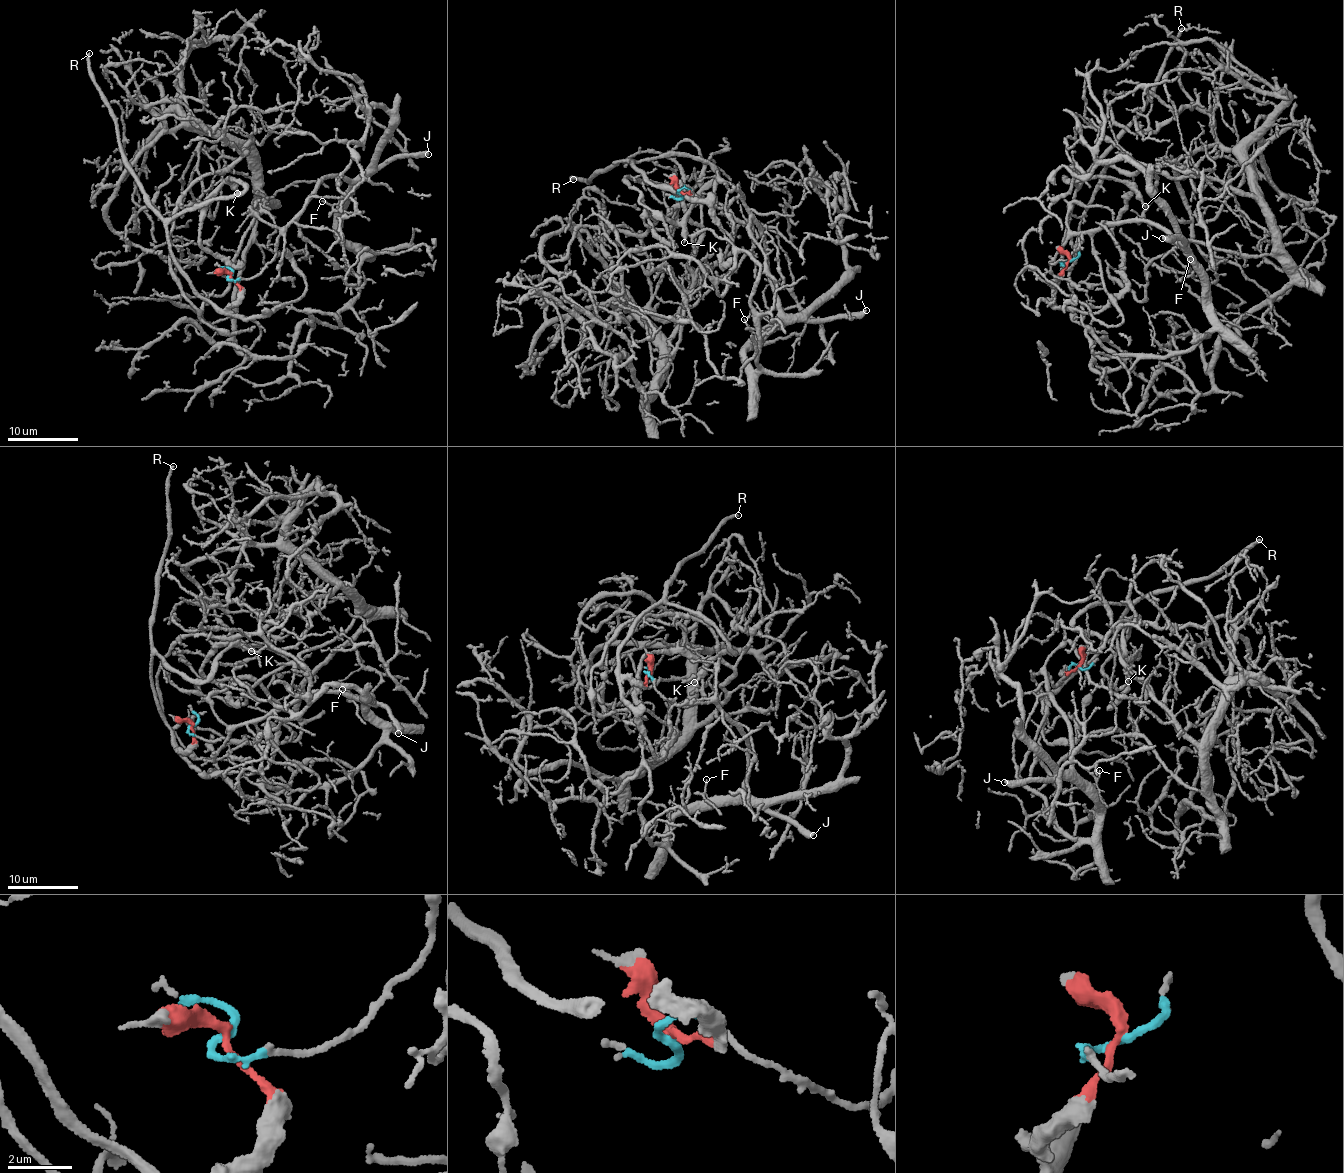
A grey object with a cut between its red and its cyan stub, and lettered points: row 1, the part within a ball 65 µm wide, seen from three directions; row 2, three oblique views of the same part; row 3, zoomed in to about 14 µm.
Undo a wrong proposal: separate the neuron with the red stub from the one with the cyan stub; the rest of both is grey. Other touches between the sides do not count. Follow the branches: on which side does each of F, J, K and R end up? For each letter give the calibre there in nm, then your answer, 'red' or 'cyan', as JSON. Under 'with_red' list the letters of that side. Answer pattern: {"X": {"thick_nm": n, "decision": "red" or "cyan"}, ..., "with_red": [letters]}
{"F": {"thick_nm": 130, "decision": "cyan"}, "J": {"thick_nm": 420, "decision": "cyan"}, "K": {"thick_nm": 170, "decision": "red"}, "R": {"thick_nm": 240, "decision": "red"}, "with_red": ["K", "R"]}

